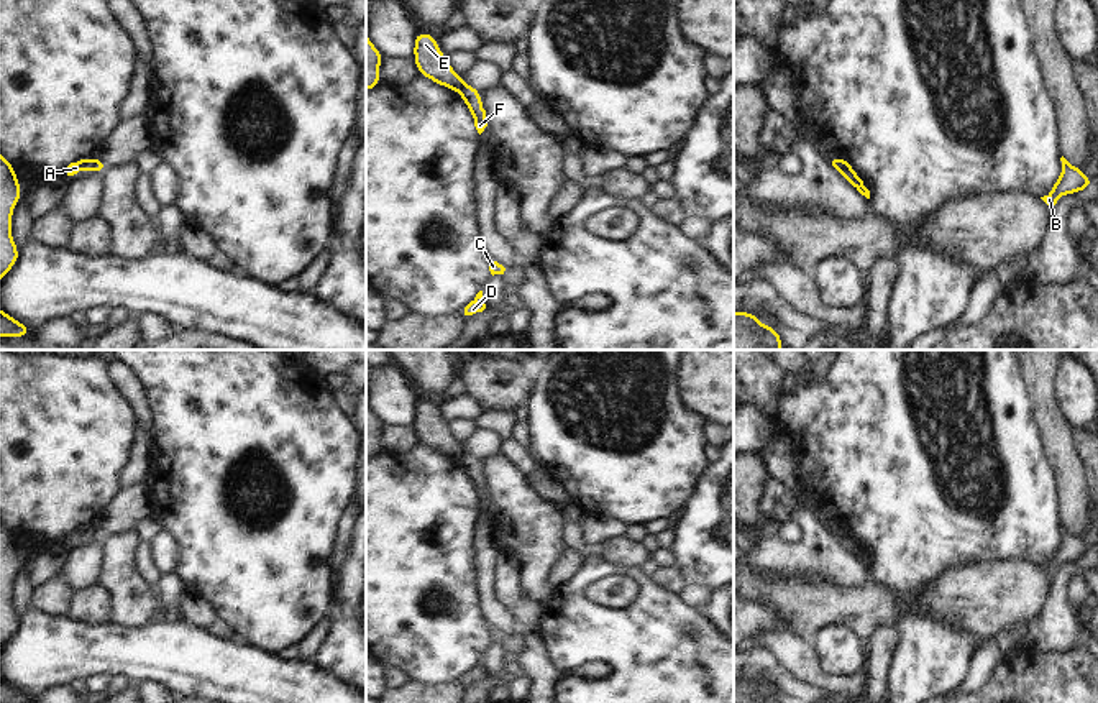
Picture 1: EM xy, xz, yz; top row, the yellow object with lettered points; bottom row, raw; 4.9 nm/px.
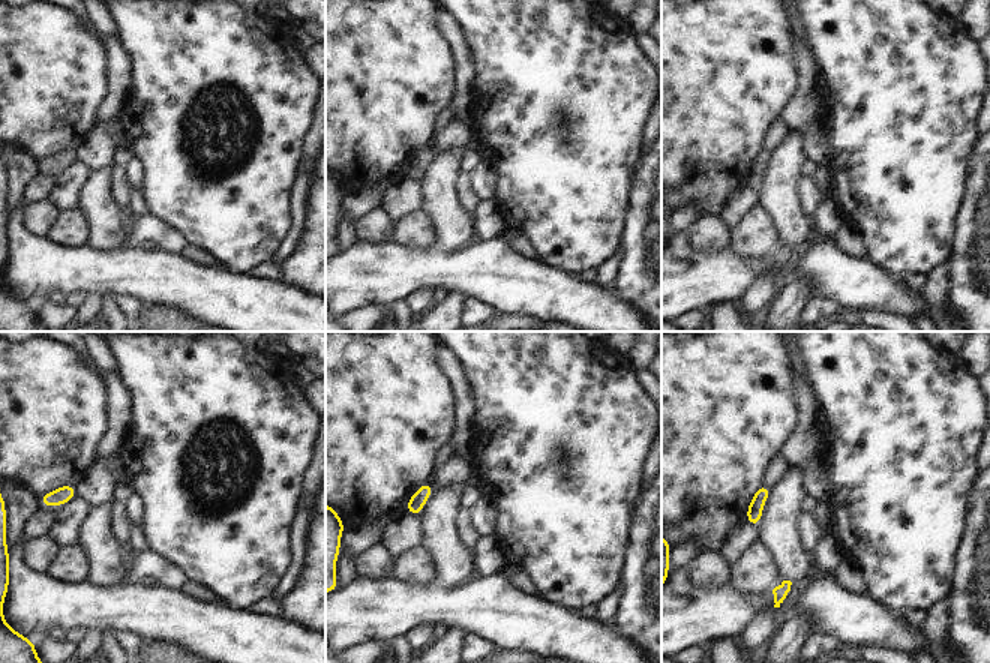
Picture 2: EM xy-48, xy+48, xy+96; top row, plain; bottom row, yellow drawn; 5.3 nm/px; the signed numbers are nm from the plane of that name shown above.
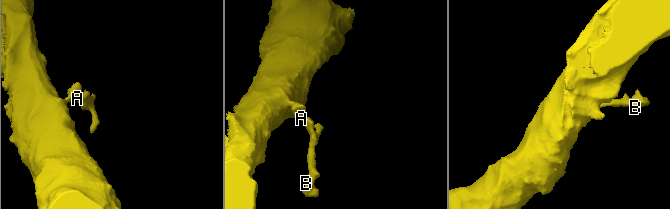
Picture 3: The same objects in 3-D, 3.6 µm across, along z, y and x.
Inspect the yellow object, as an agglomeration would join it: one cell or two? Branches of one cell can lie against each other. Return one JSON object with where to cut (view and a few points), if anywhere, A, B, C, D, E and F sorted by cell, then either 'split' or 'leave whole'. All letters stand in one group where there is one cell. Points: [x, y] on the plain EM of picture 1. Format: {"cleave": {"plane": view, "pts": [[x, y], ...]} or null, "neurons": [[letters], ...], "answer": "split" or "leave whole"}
{"cleave": {"plane": "xy", "pts": [[94, 526], [89, 536]]}, "neurons": [["A", "E"], ["B", "C", "D", "F"]], "answer": "split"}

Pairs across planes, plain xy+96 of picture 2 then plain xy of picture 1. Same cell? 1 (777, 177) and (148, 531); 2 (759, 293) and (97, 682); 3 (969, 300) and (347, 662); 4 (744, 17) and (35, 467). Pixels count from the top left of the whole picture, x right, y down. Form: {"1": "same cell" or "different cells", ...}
{"1": "different cells", "2": "same cell", "3": "same cell", "4": "same cell"}

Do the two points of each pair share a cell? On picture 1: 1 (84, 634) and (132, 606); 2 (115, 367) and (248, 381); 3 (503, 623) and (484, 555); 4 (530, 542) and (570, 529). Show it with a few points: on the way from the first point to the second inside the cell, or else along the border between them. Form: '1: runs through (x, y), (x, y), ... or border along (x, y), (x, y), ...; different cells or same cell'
1: border along (109, 620), (118, 624), (143, 624), (148, 621); different cells
2: border along (130, 367), (140, 380), (148, 403); different cells
3: runs through (488, 606), (484, 572); same cell
4: border along (562, 516), (562, 542), (567, 547); different cells

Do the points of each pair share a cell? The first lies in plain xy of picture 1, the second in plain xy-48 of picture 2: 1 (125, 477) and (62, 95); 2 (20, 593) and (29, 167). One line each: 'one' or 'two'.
1: two
2: one

